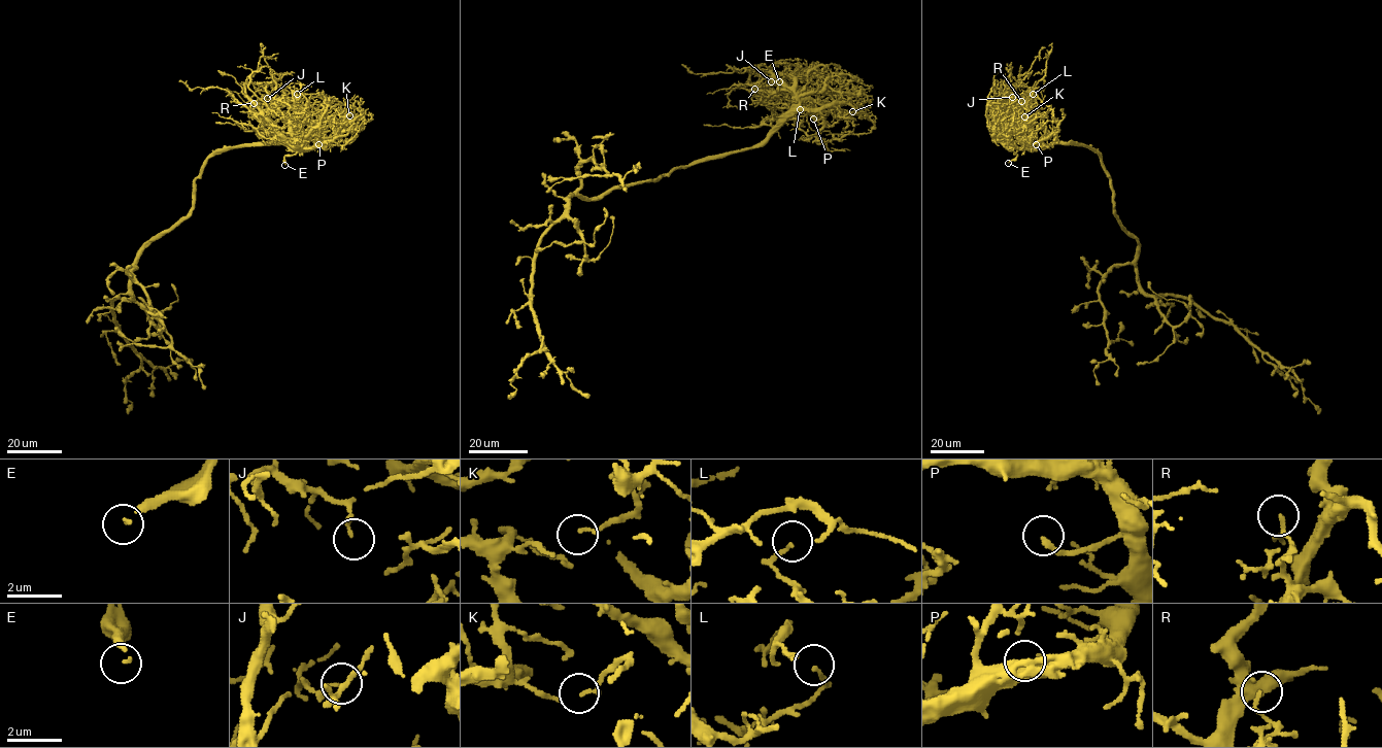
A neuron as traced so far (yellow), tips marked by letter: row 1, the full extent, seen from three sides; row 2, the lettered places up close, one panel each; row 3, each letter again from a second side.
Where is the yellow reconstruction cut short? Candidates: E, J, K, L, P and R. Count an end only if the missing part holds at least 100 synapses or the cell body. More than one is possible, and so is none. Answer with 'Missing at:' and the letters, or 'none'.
Missing at: E

